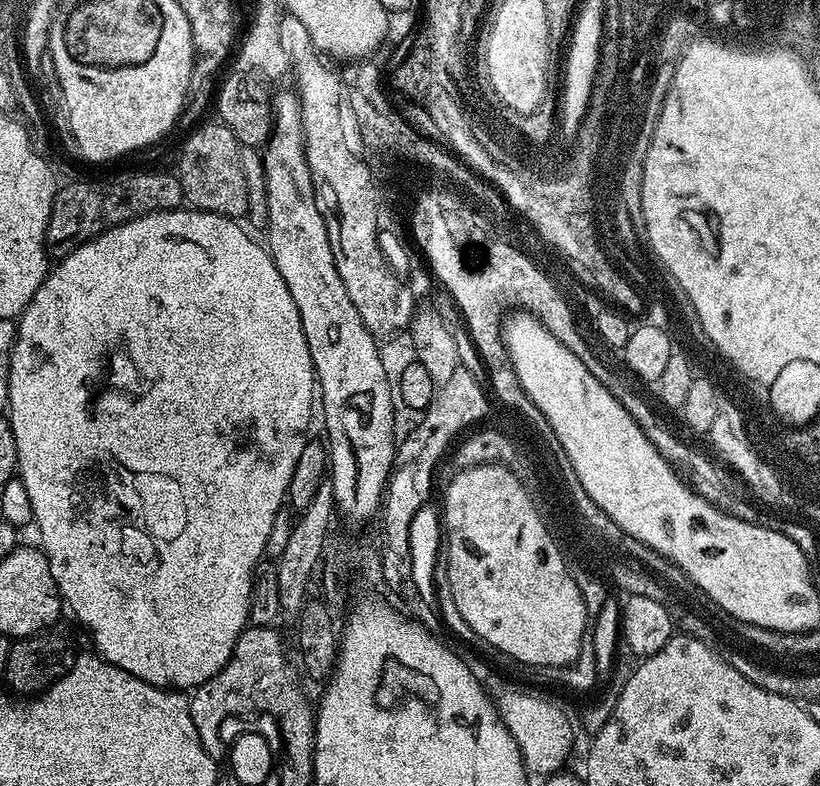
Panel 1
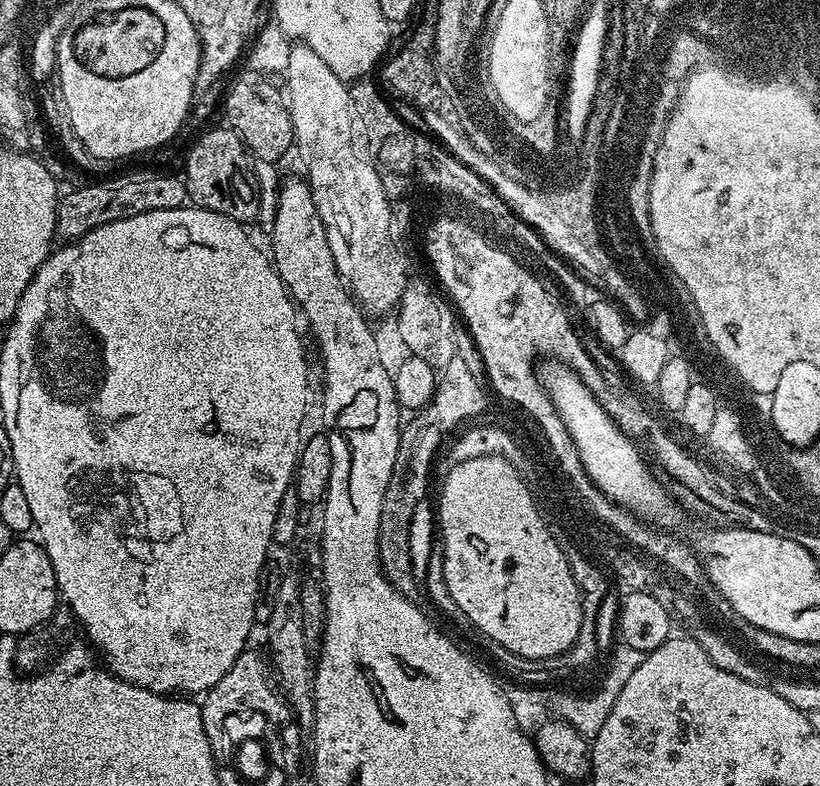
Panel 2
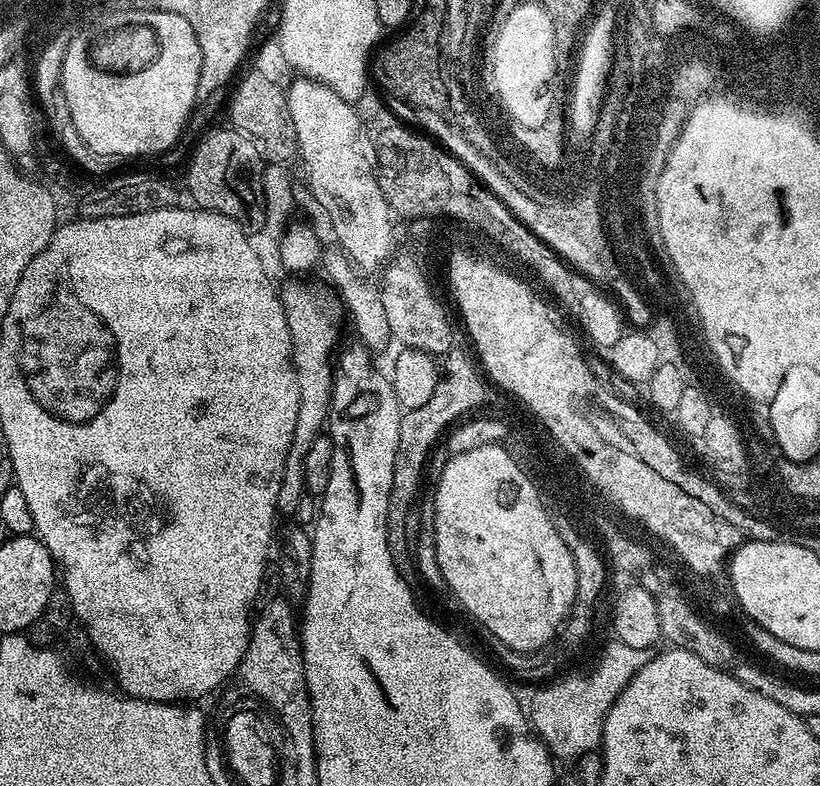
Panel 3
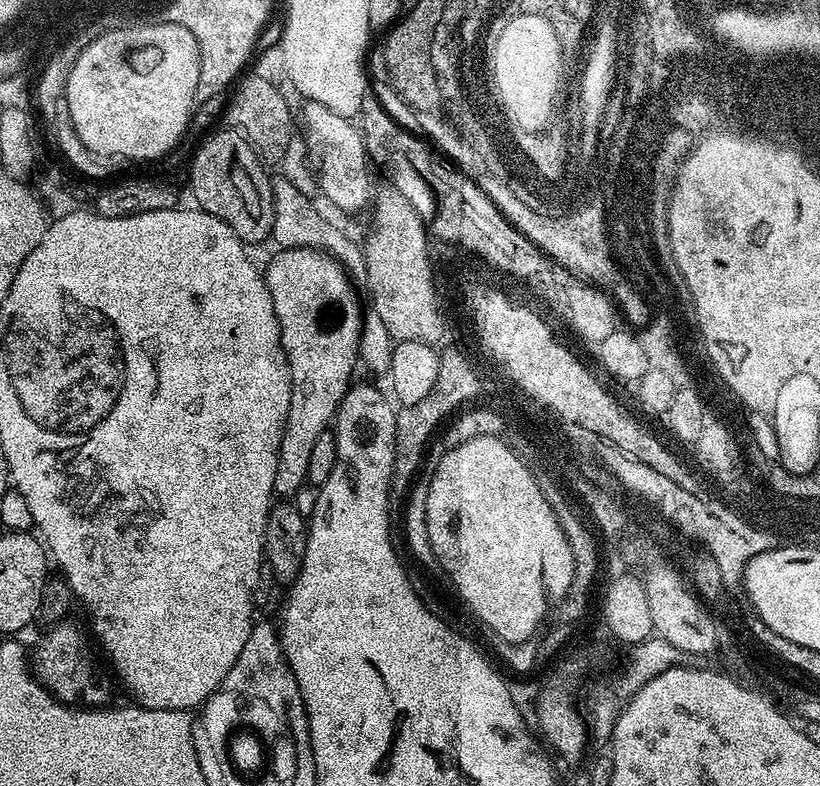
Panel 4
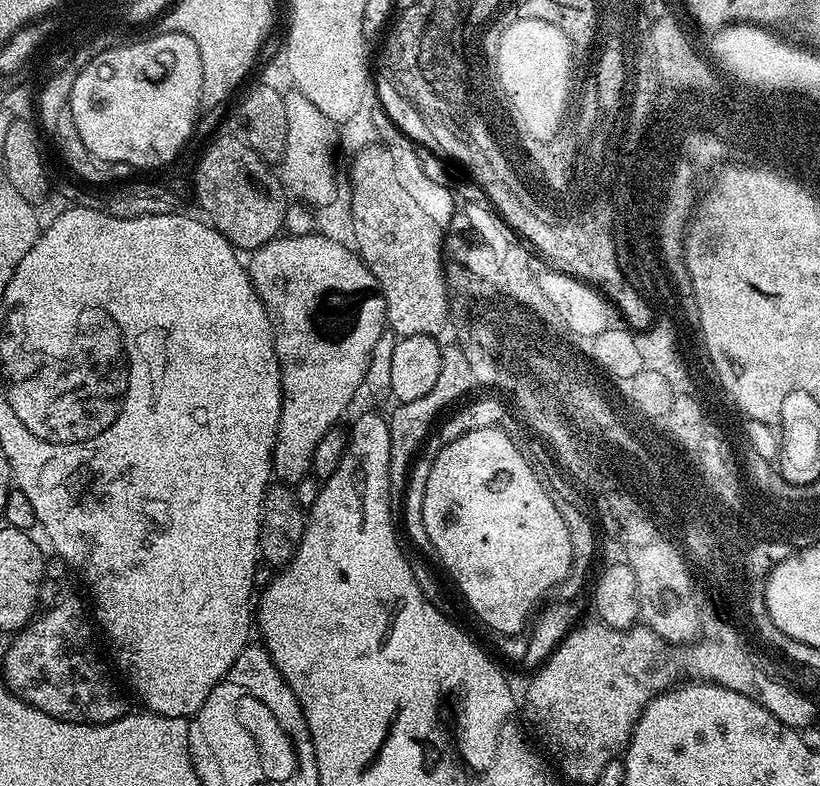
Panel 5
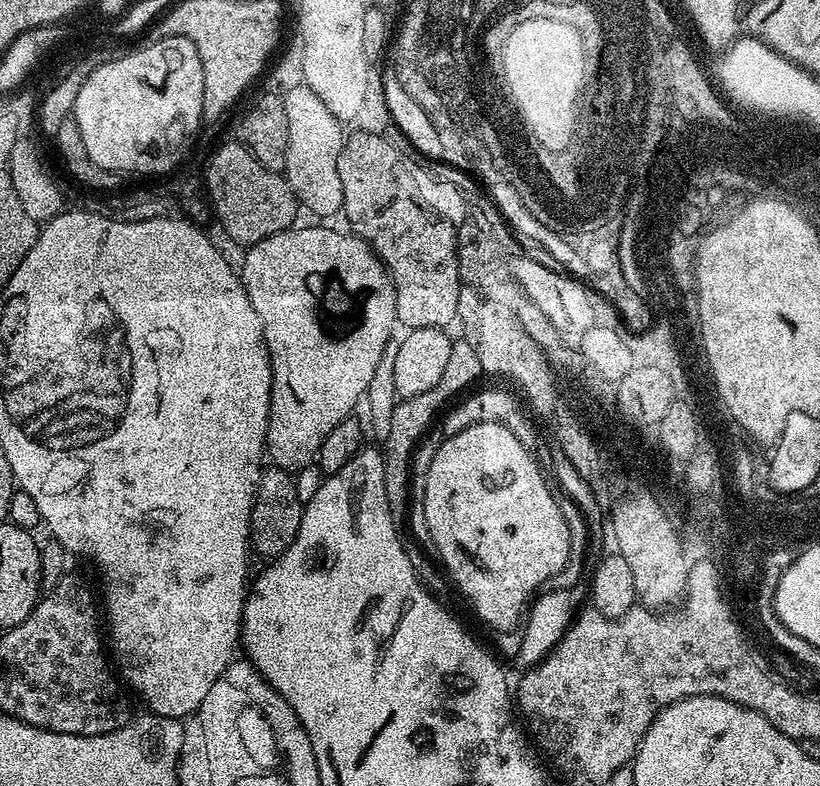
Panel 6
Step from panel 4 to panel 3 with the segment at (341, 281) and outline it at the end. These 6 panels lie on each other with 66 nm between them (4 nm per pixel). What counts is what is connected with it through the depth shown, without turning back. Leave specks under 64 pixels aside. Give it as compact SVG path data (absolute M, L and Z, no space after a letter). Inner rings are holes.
M292 278L285 288L279 289L280 301L284 303L286 322L290 326L292 339L292 361L296 367L296 385L298 386L298 422L294 425L294 438L286 454L286 466L282 486L278 486L277 513L281 517L295 517L298 501L306 495L304 491L304 463L306 450L310 442L321 435L328 419L328 403L332 401L332 381L334 379L334 353L340 340L340 314L342 304L335 295L323 292L320 288L311 288L303 284L303 279Z

